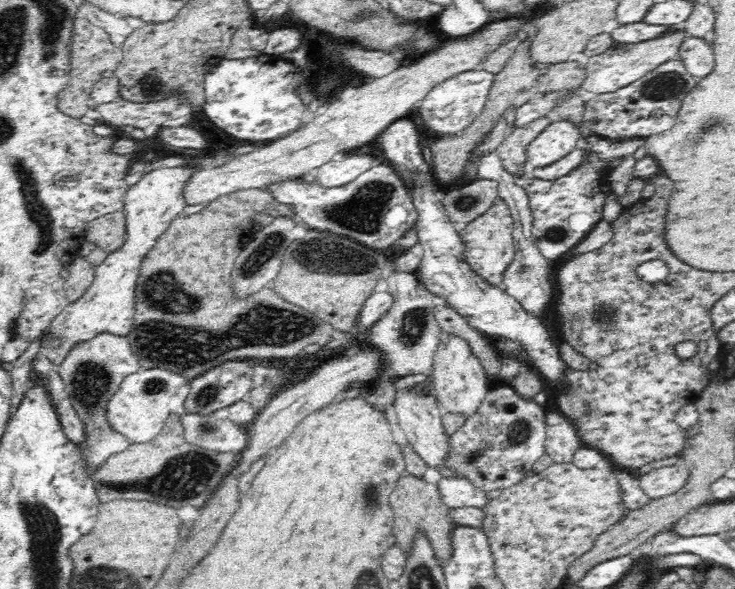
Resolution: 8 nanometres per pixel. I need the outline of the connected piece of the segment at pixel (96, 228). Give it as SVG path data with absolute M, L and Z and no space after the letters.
M123 210L106 214L87 223L84 238L96 243L108 254L118 250L126 242L126 221Z

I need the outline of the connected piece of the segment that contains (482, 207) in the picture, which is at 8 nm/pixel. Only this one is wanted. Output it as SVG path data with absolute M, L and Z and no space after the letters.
M476 179L451 191L440 194L446 215L452 222L469 223L485 214L498 198L498 183L490 179Z

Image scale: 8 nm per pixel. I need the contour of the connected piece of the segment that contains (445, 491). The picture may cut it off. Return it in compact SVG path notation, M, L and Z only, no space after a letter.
M442 477L437 486L442 502L450 509L476 507L483 508L489 501L486 492L478 490L469 480L462 477Z

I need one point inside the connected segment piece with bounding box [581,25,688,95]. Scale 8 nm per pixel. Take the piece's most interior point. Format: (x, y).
(619, 66)

